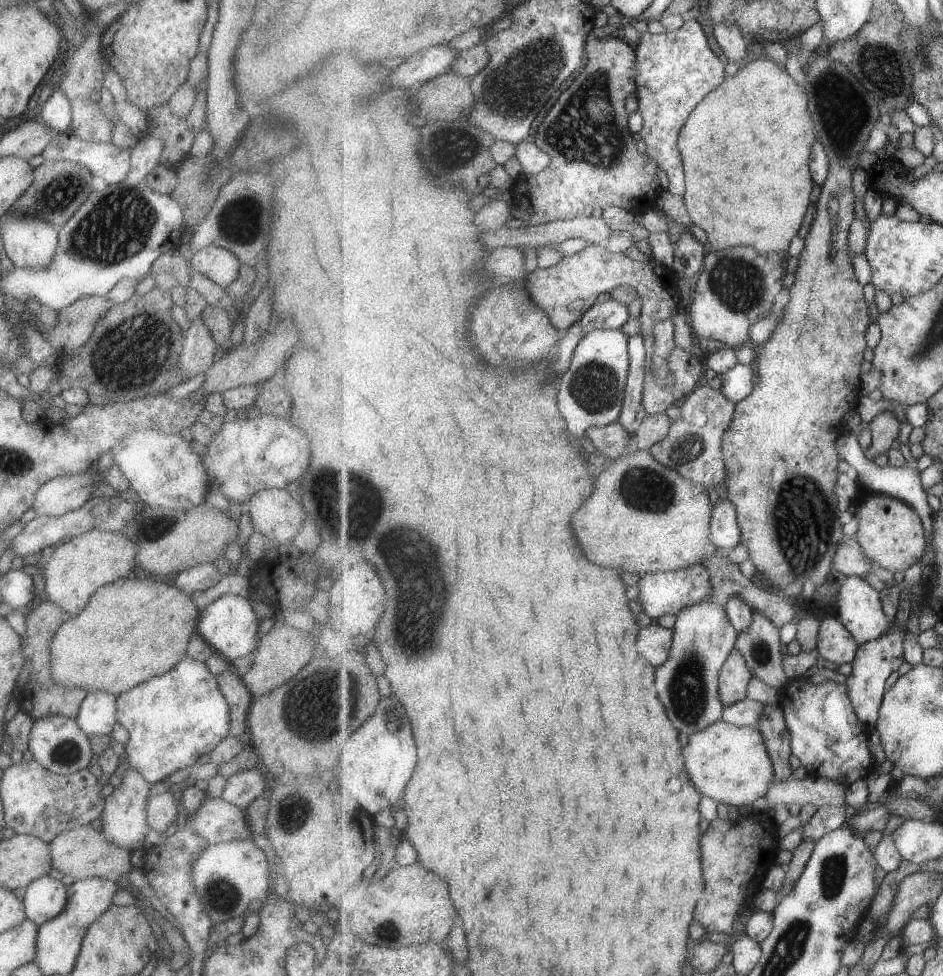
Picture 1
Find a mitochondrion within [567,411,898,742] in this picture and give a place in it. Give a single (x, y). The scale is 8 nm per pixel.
(804, 517)

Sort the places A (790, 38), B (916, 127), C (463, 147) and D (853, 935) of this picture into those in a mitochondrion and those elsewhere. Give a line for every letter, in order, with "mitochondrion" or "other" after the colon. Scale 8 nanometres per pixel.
A: other
B: other
C: mitochondrion
D: other

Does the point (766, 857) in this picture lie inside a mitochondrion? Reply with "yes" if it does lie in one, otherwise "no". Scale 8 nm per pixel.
no

